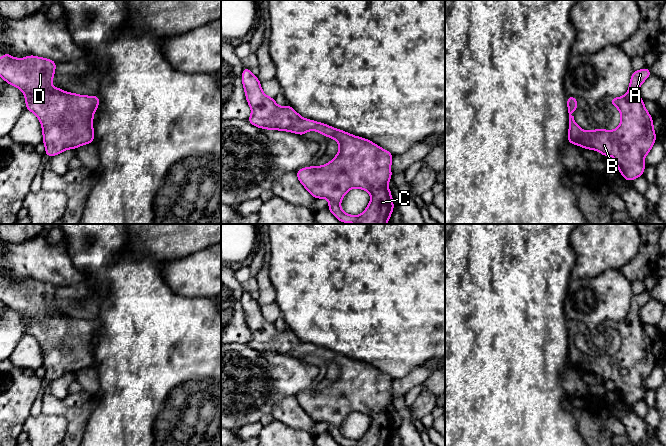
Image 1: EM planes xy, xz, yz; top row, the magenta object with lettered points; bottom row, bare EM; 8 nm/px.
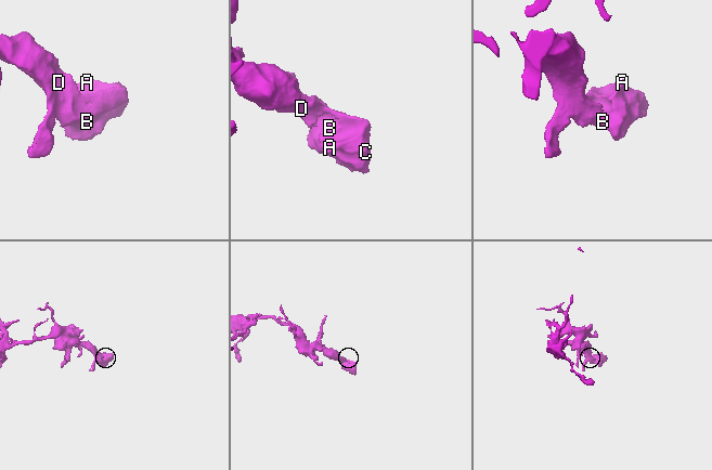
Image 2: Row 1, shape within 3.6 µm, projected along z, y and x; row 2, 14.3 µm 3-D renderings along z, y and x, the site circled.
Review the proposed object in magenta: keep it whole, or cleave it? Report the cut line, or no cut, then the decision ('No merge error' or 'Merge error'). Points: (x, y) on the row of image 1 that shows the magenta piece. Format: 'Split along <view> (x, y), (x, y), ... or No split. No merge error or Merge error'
No split. No merge error

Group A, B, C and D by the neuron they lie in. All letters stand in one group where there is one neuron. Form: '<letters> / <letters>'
A B C D

